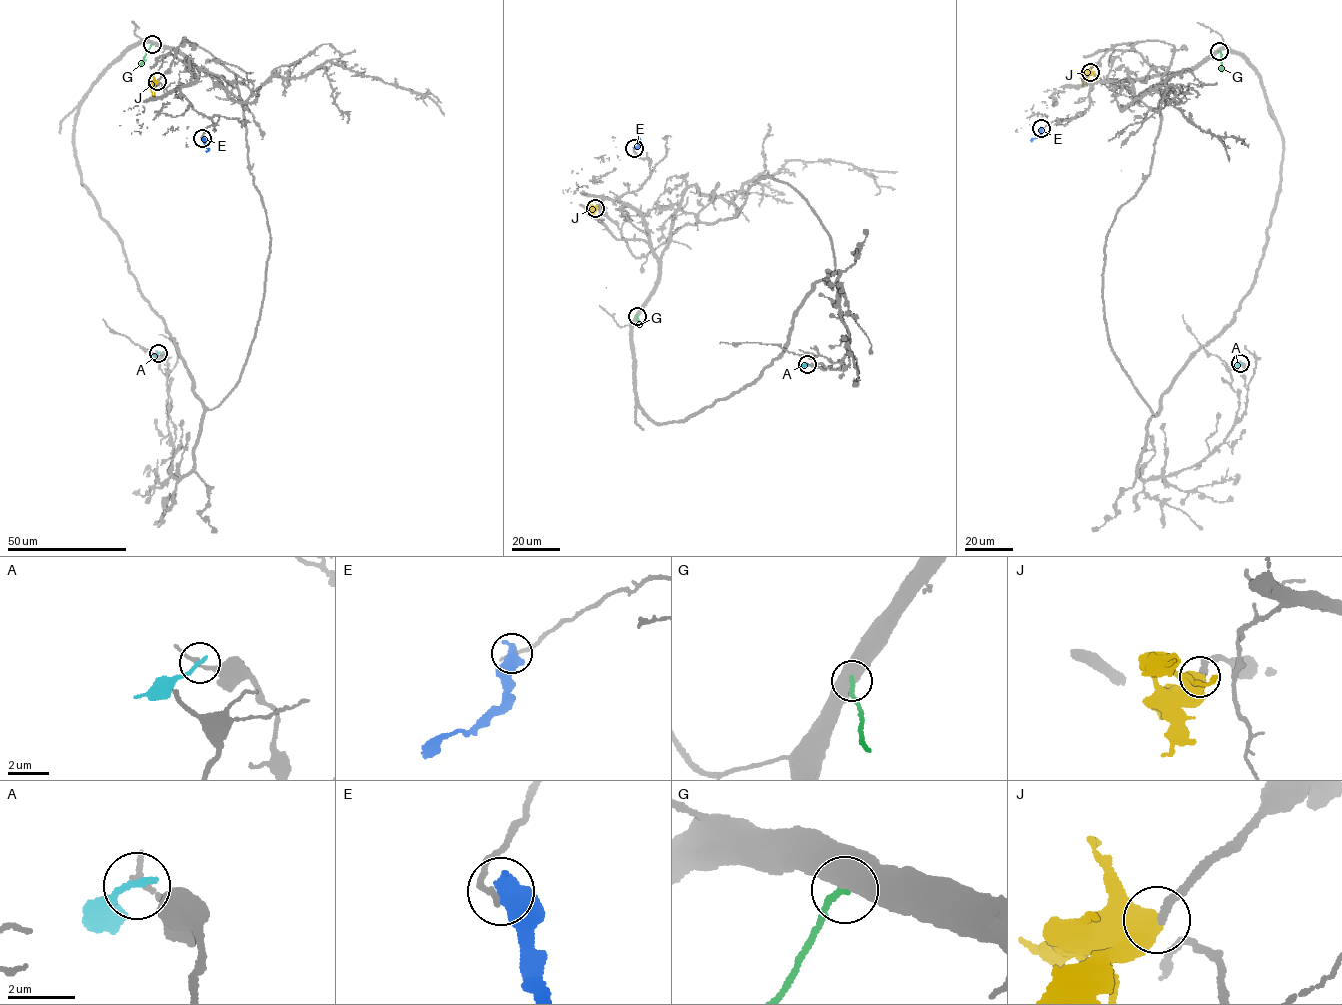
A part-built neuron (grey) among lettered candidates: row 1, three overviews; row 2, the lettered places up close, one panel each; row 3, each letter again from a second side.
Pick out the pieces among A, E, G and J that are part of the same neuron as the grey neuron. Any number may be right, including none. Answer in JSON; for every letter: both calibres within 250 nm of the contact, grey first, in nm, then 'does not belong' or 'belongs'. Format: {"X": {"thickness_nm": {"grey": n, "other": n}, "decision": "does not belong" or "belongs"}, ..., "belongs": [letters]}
{"A": {"thickness_nm": {"grey": 170, "other": 180}, "decision": "does not belong"}, "E": {"thickness_nm": {"grey": 160, "other": 650}, "decision": "does not belong"}, "G": {"thickness_nm": {"grey": 550, "other": 200}, "decision": "does not belong"}, "J": {"thickness_nm": {"grey": 200, "other": 750}, "decision": "belongs"}, "belongs": ["J"]}

